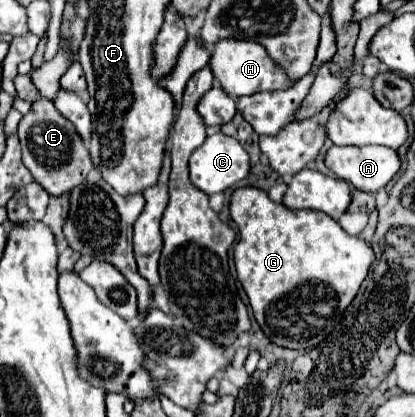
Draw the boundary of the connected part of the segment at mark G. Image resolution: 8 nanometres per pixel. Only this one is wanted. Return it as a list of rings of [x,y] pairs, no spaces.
[[[252,186],[234,190],[230,200],[230,216],[240,234],[234,246],[238,280],[248,294],[254,318],[262,332],[270,338],[272,344],[290,350],[302,350],[320,344],[342,320],[344,310],[358,294],[358,288],[368,276],[368,270],[376,258],[374,250],[366,240],[346,234],[328,214],[312,210],[294,212],[284,204],[272,202],[264,190]]]

